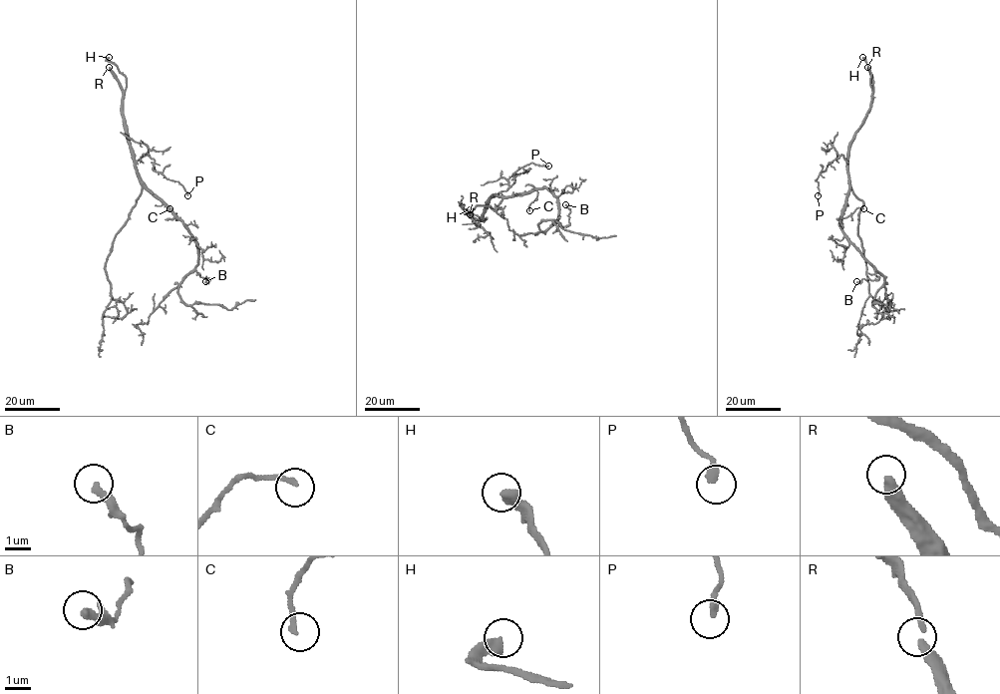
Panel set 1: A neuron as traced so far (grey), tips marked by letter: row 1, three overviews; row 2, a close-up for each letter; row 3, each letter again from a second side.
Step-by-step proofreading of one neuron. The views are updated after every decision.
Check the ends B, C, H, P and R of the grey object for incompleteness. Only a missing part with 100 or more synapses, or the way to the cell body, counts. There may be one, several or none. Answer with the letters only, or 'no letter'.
H, R

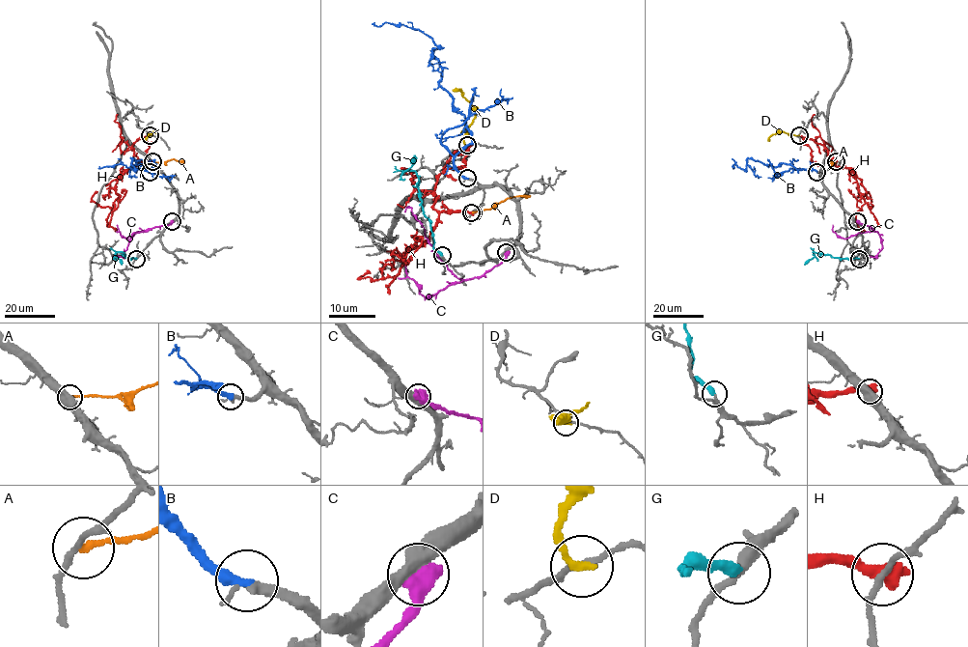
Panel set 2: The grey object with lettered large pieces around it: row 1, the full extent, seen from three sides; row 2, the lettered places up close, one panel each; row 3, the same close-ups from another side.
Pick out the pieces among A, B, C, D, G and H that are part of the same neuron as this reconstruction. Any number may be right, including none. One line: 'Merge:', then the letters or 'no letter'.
Merge: B, G

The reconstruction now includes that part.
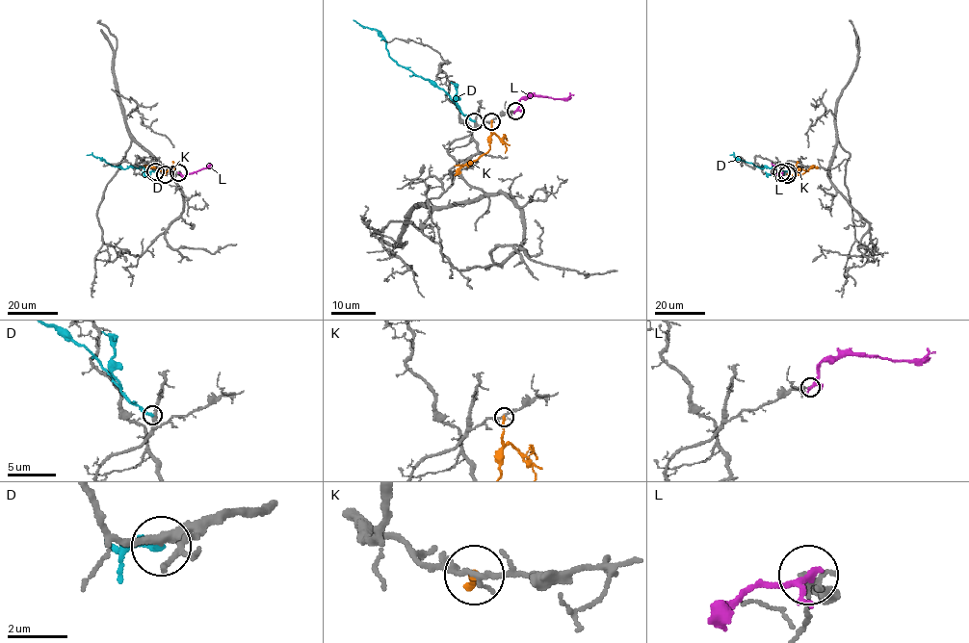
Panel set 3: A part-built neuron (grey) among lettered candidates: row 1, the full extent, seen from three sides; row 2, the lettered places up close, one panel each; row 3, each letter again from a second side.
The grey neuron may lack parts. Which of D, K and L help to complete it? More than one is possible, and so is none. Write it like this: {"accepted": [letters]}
{"accepted": []}

